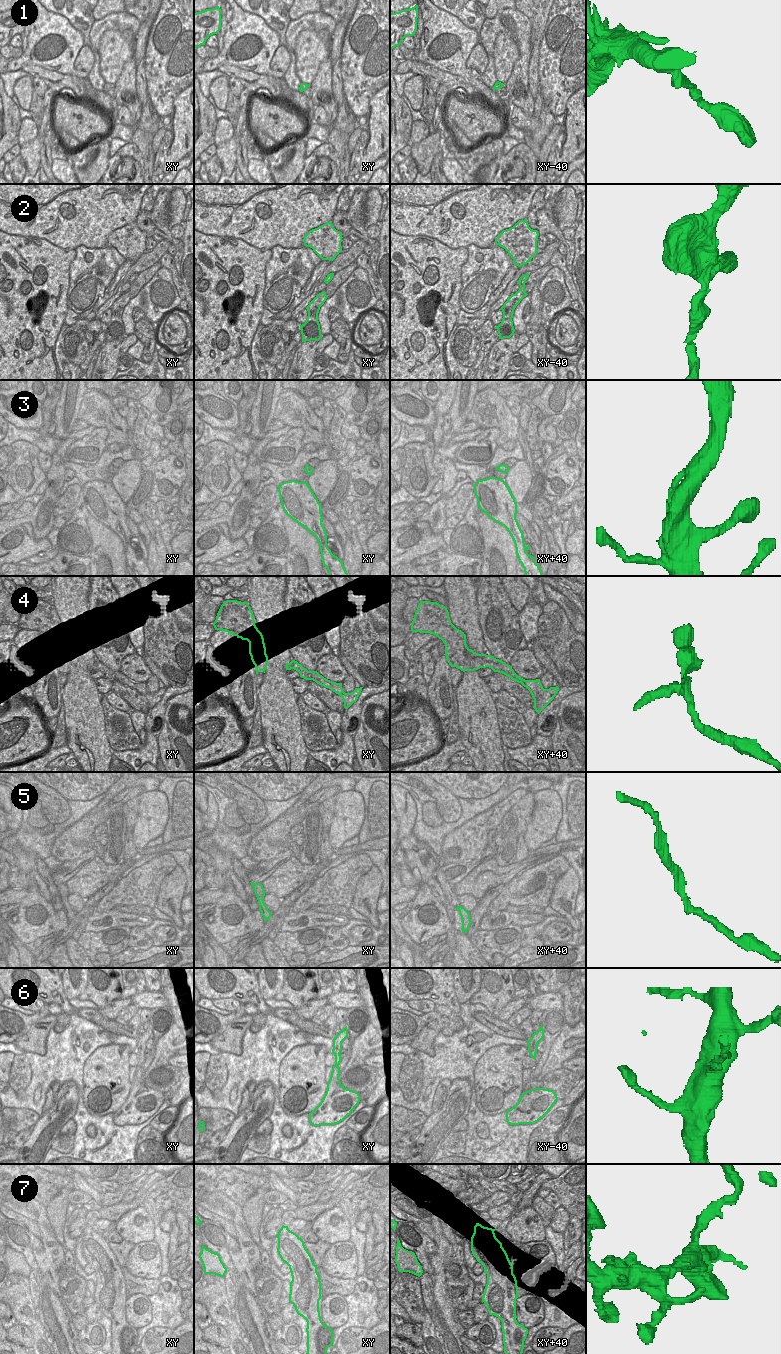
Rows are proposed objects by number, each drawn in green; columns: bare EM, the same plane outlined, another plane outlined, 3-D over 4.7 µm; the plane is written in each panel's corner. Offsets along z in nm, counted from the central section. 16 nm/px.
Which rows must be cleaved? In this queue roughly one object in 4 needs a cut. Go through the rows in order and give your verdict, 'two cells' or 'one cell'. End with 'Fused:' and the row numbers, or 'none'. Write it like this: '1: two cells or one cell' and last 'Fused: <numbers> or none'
1: one cell
2: one cell
3: one cell
4: one cell
5: one cell
6: two cells
7: one cell
Fused: 6

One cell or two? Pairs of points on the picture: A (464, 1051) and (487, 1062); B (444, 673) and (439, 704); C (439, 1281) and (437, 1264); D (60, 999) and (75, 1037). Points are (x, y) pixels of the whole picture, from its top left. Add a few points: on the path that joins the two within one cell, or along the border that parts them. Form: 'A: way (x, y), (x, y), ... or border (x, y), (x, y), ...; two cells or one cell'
A: border (498, 1045), (491, 1046), (479, 1058), (473, 1081); two cells
B: way (440, 681), (439, 696); one cell
C: way (439, 1277), (439, 1268); one cell
D: border (70, 1014), (76, 1013), (92, 1023); two cells

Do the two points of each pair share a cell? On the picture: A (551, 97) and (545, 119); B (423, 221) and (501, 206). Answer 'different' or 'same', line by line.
A: different
B: same

